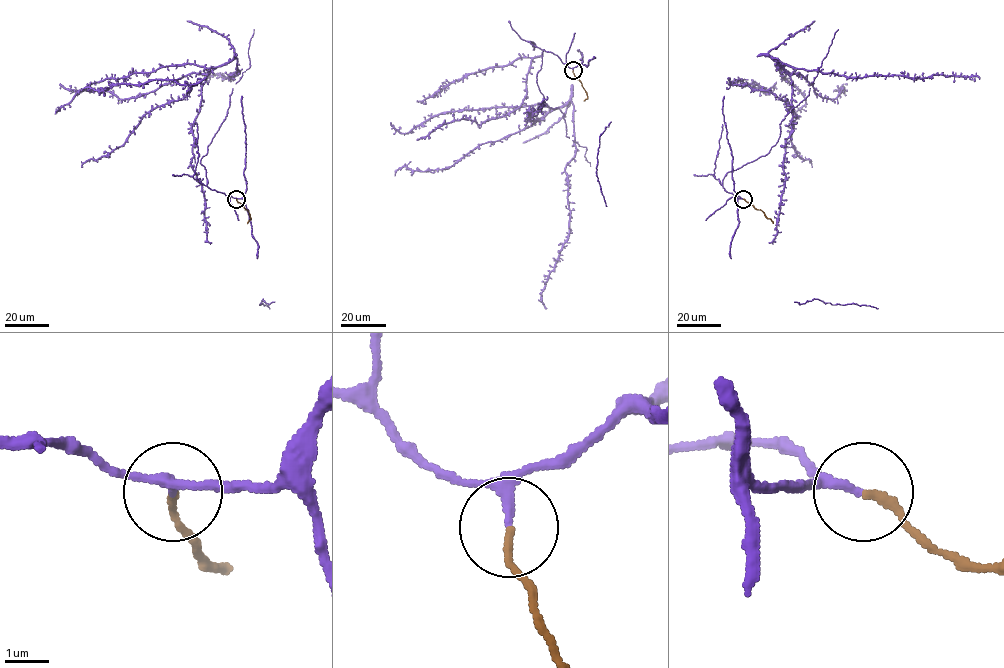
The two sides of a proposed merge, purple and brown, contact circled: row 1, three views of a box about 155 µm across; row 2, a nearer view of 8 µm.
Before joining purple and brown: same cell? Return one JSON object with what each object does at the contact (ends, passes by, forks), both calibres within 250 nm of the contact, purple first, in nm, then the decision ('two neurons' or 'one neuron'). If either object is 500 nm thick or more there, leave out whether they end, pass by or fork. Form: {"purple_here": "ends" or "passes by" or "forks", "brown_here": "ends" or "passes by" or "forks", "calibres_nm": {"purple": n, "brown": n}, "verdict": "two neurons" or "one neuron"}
{"purple_here": "passes by", "brown_here": "ends", "calibres_nm": {"purple": 150, "brown": 180}, "verdict": "one neuron"}

